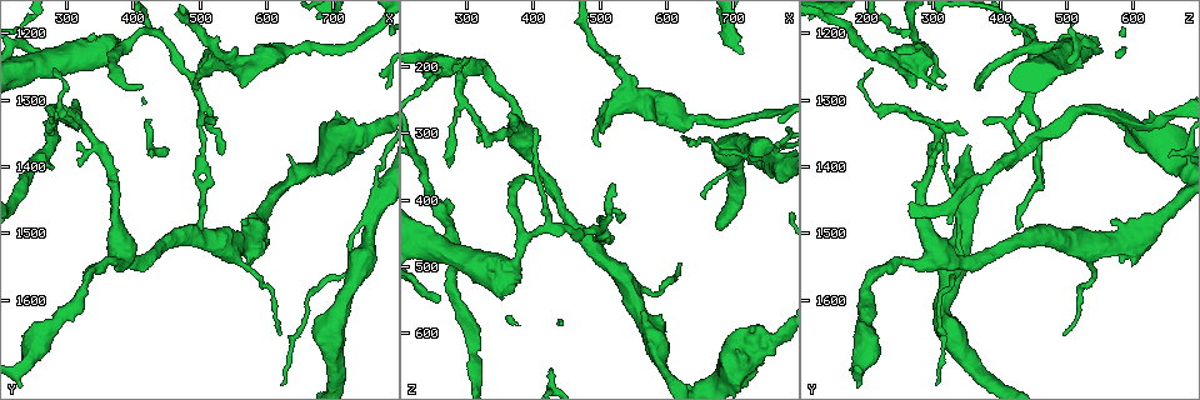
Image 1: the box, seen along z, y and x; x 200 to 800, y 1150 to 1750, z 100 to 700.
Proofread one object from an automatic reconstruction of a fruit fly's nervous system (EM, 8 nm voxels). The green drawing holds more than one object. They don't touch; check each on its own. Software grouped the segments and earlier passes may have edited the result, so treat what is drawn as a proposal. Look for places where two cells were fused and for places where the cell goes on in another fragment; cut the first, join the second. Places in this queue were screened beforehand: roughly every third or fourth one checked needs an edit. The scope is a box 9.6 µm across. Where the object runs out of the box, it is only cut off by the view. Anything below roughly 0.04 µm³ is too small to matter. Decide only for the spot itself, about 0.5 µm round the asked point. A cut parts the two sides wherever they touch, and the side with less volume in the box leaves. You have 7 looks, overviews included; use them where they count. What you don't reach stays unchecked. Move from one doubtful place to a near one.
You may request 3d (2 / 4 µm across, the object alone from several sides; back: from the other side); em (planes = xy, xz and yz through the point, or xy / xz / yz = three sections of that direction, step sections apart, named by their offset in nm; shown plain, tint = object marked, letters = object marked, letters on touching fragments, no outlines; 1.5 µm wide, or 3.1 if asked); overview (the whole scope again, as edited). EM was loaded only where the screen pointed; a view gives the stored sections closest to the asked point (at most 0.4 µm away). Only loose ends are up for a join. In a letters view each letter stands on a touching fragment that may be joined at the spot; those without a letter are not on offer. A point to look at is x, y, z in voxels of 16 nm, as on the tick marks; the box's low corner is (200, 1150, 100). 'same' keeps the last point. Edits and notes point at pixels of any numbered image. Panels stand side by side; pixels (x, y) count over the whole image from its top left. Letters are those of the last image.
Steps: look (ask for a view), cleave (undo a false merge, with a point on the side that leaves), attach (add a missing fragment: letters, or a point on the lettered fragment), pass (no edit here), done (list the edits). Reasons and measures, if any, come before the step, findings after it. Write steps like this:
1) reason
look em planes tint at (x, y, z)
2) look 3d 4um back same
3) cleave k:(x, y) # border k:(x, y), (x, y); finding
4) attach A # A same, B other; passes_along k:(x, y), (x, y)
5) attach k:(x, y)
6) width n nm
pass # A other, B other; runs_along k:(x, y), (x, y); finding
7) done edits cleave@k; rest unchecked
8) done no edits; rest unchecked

a fork
look em yz step 4 letters at (550, 1525, 540)

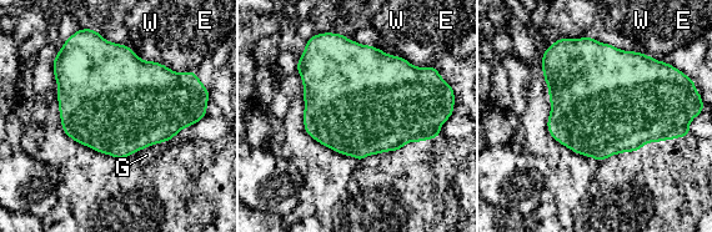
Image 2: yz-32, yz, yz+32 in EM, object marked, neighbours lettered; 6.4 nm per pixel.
width 600 nm
pass # E other, G other, W other; border 2:(199, 121), (170, 140), (133, 154); all the same cell

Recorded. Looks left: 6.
calibre changes
look em yz step 4 letters at (620, 1230, 275)

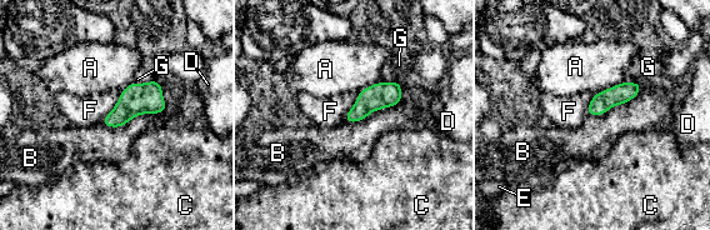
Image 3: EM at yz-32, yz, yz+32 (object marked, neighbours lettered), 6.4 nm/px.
pass # A other, B other, C other, D other, E other, F other, G other; border 3:(124, 89), (114, 108), (100, 121); continuous, no second cell

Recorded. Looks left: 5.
free end
look em planes letters at (315, 1365, 315)

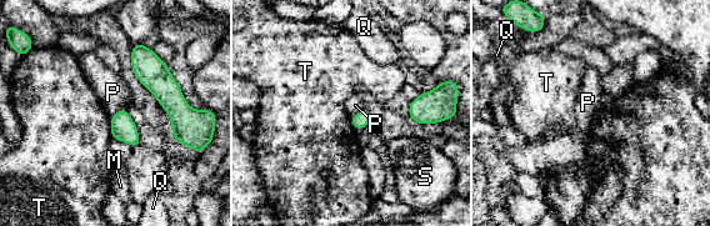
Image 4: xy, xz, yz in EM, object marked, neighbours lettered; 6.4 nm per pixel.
pass # M other, P other, Q other, S other, T other; border 4:(109, 117), (110, 136), (113, 139); none of them fits

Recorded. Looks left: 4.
done no edits; rest unchecked

